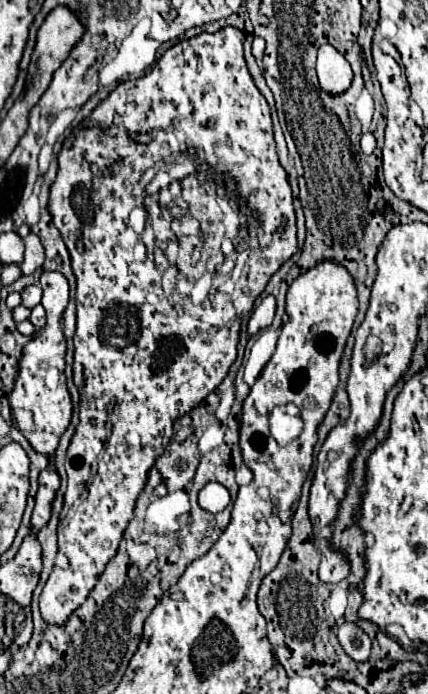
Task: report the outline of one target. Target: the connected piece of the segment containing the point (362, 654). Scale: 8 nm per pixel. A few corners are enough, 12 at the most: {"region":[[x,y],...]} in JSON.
{"region":[[358,625],[337,629],[342,649],[354,661],[370,657],[370,637]]}

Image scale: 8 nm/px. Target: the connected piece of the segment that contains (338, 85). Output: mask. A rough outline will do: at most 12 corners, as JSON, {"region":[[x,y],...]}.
{"region":[[328,43],[318,49],[320,85],[332,95],[352,83],[350,63]]}

